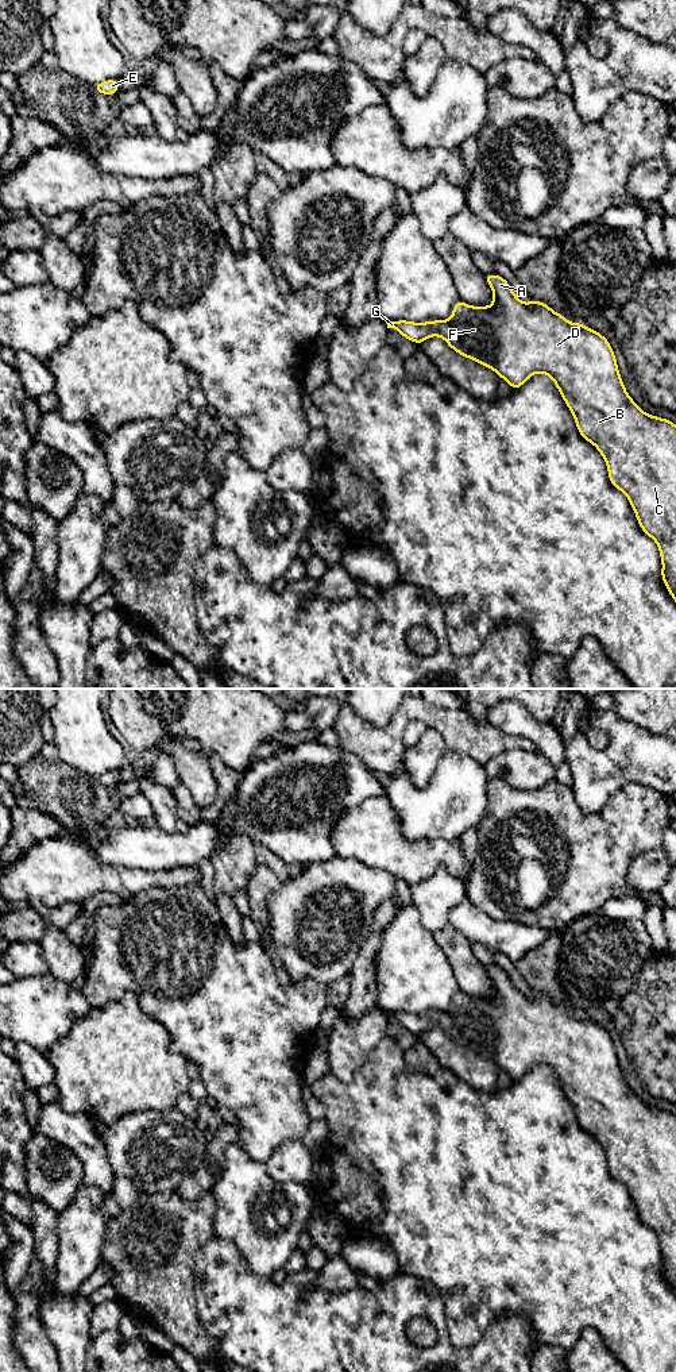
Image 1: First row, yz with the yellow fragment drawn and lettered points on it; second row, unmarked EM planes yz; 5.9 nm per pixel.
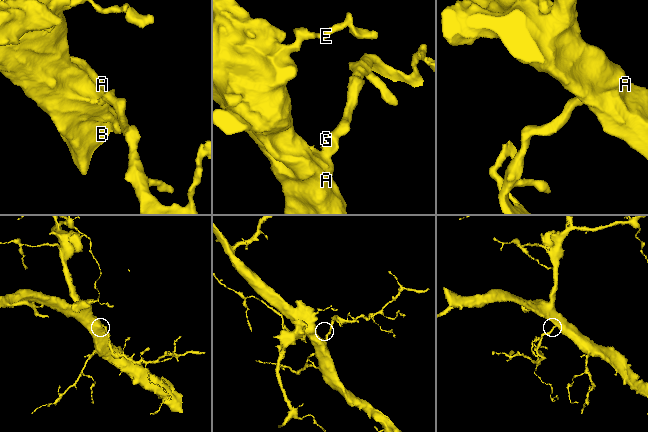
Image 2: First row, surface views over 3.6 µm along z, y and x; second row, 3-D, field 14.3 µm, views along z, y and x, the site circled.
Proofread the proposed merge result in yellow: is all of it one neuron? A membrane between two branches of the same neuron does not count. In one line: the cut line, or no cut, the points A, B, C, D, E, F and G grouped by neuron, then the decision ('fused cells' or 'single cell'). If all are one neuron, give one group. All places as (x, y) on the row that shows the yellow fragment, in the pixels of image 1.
cut none; groups A B C D E F G; single cell

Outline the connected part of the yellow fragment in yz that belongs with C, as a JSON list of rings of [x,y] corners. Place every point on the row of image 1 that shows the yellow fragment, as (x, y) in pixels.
[[[484,274],[484,277],[494,294],[490,307],[471,307],[459,300],[448,320],[425,323],[385,320],[387,328],[395,328],[402,338],[417,344],[429,336],[440,336],[457,354],[494,370],[513,389],[521,388],[536,373],[549,375],[573,415],[582,438],[602,454],[611,485],[626,494],[641,529],[657,543],[663,563],[661,578],[676,602],[676,424],[668,419],[645,413],[633,401],[621,379],[611,344],[603,335],[583,323],[569,323],[549,305],[534,298],[525,304],[501,275]]]

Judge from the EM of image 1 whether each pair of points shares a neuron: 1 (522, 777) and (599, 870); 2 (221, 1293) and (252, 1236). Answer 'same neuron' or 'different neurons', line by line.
1: different neurons
2: different neurons

